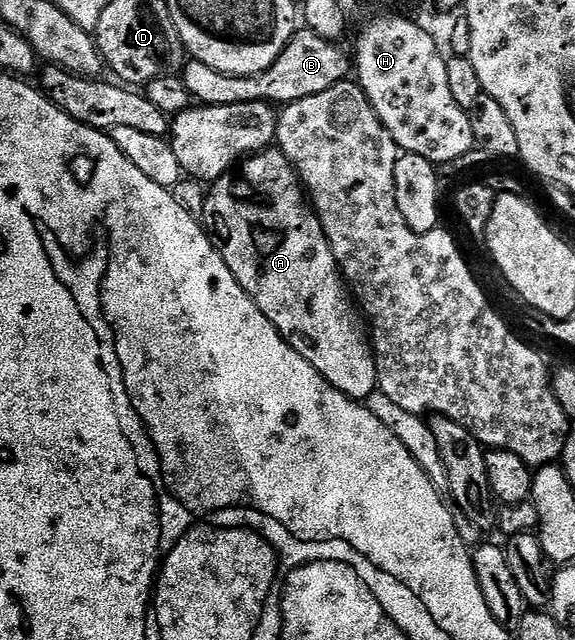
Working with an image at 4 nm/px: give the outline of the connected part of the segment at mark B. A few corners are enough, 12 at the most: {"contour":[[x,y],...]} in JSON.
{"contour":[[303,27],[273,67],[229,75],[191,59],[200,106],[292,105],[348,80],[343,47]]}

